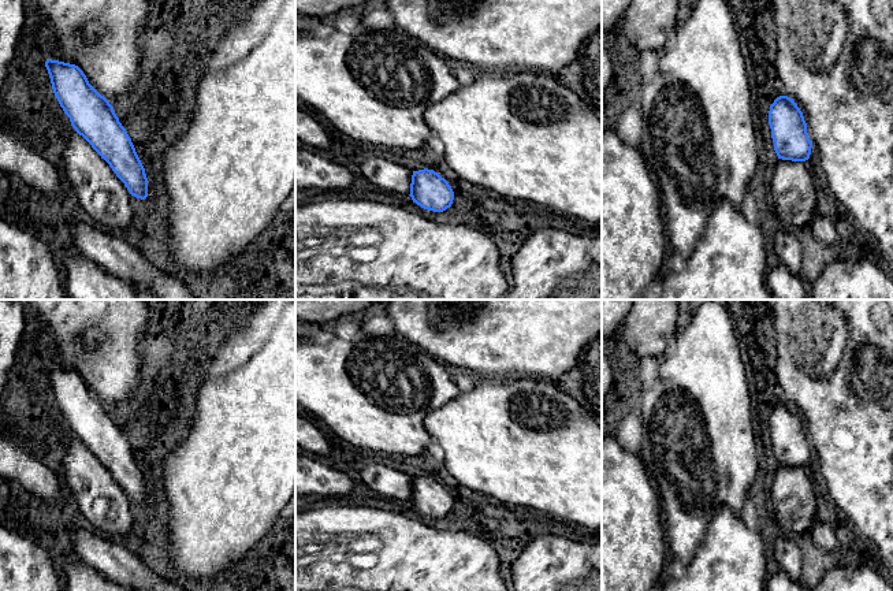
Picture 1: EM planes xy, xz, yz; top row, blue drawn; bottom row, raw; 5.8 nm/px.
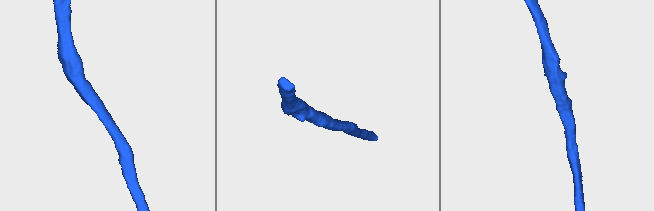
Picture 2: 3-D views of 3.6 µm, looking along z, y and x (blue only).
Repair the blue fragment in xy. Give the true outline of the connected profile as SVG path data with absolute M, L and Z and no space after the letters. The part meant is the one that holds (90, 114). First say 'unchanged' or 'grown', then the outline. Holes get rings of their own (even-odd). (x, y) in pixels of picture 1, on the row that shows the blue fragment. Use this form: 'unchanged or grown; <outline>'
unchanged; M46 59L53 93L71 126L104 159L131 196L148 197L145 168L114 107L70 63Z

